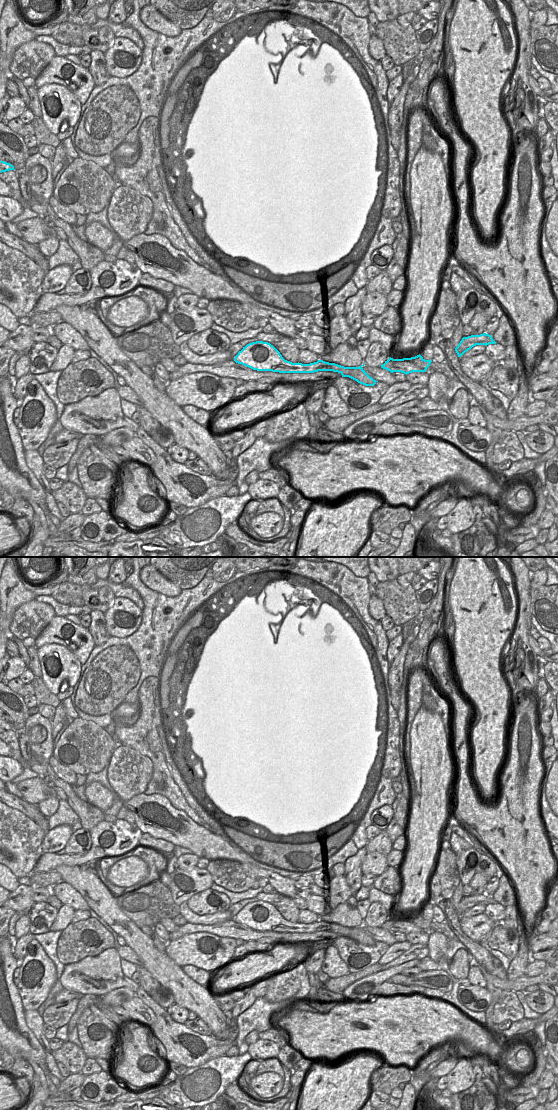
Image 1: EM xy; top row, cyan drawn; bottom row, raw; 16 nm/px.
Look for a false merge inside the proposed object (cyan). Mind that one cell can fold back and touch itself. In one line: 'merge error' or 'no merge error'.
merge error

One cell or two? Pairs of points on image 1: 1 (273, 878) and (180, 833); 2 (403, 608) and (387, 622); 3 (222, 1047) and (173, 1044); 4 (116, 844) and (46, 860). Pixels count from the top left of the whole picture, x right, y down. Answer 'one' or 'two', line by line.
1: one
2: two
3: one
4: one

